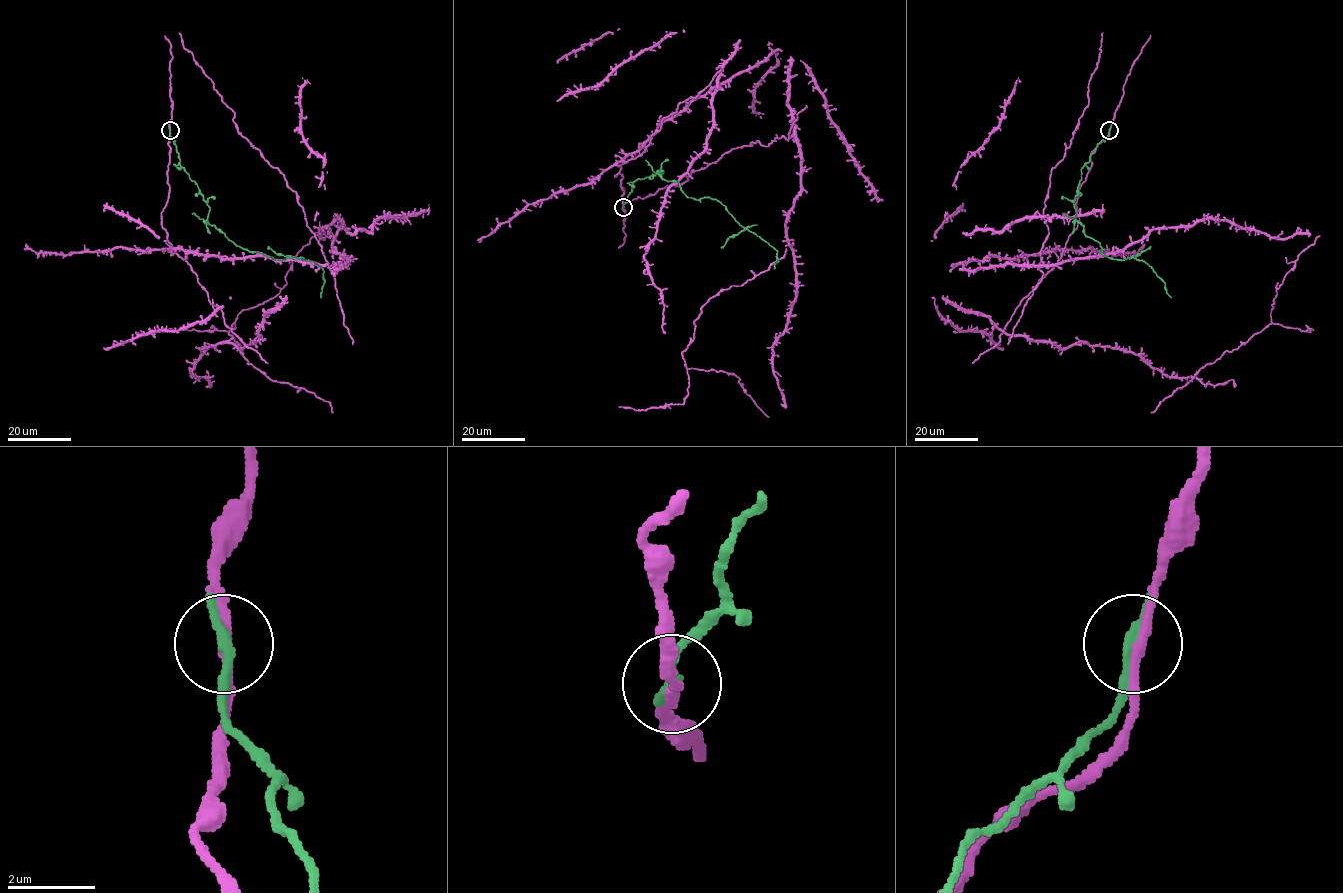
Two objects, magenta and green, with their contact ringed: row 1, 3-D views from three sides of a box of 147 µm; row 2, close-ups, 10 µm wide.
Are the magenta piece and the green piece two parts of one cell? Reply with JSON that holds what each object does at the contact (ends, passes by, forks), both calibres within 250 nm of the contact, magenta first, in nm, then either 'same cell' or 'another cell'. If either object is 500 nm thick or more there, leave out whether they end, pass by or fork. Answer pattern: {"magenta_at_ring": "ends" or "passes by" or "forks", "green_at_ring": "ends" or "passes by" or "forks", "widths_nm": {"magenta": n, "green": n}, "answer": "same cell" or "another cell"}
{"magenta_at_ring": "passes by", "green_at_ring": "passes by", "widths_nm": {"magenta": 240, "green": 200}, "answer": "another cell"}

